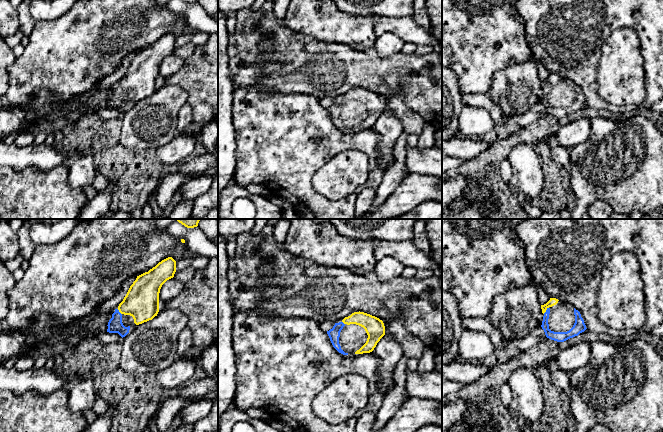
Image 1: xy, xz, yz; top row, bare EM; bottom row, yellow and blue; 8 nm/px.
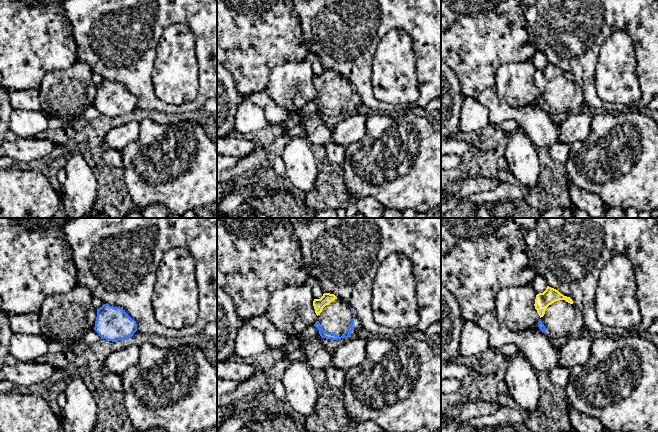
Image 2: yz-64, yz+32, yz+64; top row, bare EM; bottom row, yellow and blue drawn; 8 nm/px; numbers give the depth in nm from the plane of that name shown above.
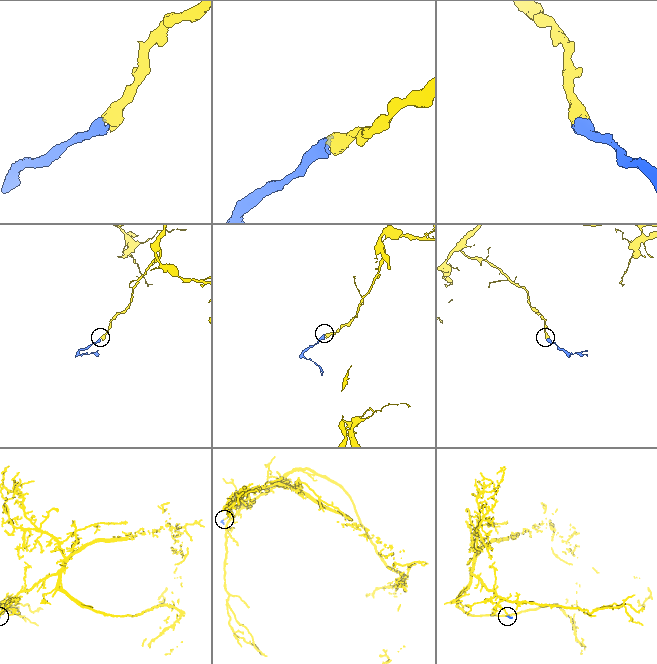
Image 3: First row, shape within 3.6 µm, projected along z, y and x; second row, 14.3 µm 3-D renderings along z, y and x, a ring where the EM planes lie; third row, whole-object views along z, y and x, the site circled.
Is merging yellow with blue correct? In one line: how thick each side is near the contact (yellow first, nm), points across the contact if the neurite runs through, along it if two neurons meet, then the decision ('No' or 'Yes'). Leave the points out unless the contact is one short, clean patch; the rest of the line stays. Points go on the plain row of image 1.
Thickness 60 nm (yellow) against 80 nm. Path across: yz (553, 77), (546, 85), (545, 103), (556, 112). Yes

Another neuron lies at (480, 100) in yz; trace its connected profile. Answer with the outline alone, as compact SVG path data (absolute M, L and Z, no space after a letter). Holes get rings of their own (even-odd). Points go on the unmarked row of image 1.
M489 92L463 94L462 98L464 105L486 109L491 114L495 123L500 120L510 119L510 117L501 110L500 106L492 100Z

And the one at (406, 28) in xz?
M378 16L374 24L374 32L378 36L385 32L392 32L407 43L414 43L417 46L429 45L435 51L439 49L439 42L431 31L420 27L409 17L387 17Z

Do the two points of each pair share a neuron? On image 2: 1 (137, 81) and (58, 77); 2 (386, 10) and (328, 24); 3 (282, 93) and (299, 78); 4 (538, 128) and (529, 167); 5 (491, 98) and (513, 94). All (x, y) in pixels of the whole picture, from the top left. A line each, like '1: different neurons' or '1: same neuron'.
1: different neurons
2: same neuron
3: same neuron
4: different neurons
5: different neurons

